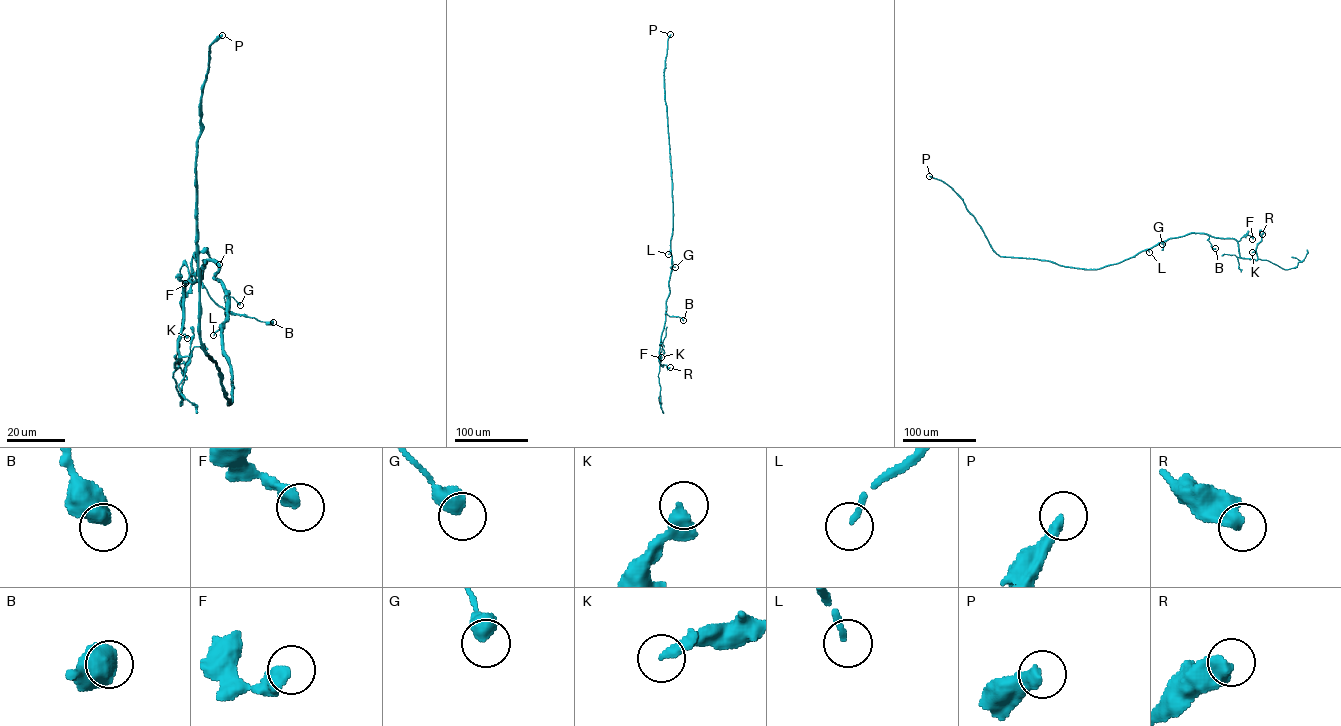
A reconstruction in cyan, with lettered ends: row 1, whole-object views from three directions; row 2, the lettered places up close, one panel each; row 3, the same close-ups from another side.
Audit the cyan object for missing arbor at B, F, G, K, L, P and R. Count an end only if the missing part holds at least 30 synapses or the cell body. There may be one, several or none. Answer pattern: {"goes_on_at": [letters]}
{"goes_on_at": ["L", "P"]}

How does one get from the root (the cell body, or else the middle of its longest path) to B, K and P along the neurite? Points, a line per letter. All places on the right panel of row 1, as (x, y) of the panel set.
B: (1118, 263), (1170, 238), (1192, 233), (1206, 233), (1211, 247), (1215, 248)
K: (1118, 263), (1170, 238), (1192, 233), (1233, 238), (1240, 257), (1257, 260), (1257, 253), (1252, 252)
P: (1118, 263), (1084, 269), (1036, 259), (1000, 256), (961, 198), (947, 185), (929, 176)

